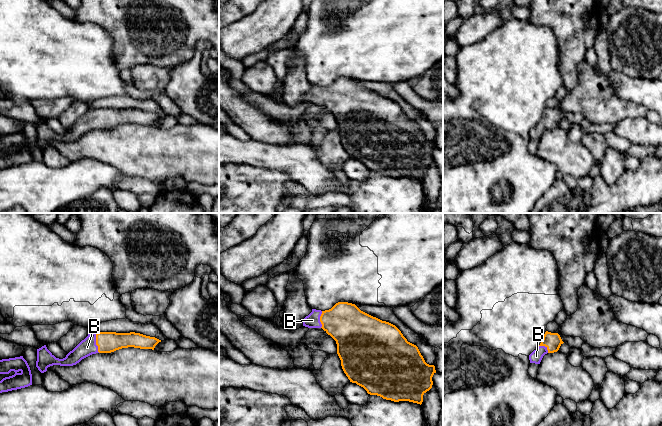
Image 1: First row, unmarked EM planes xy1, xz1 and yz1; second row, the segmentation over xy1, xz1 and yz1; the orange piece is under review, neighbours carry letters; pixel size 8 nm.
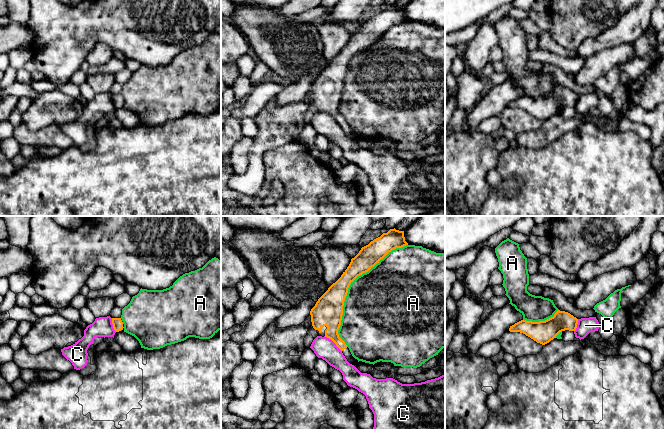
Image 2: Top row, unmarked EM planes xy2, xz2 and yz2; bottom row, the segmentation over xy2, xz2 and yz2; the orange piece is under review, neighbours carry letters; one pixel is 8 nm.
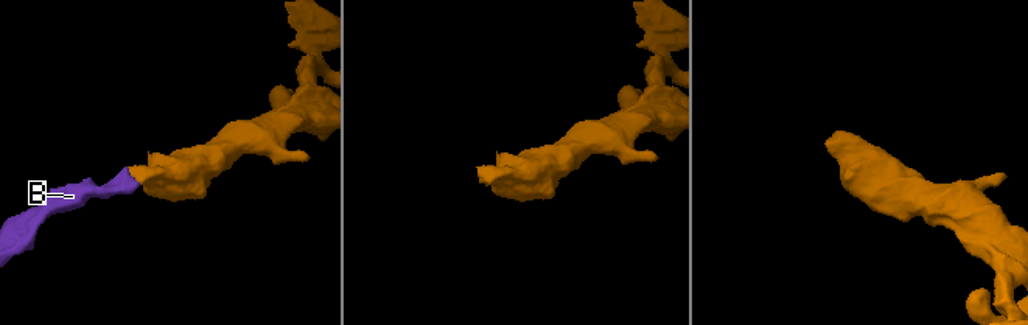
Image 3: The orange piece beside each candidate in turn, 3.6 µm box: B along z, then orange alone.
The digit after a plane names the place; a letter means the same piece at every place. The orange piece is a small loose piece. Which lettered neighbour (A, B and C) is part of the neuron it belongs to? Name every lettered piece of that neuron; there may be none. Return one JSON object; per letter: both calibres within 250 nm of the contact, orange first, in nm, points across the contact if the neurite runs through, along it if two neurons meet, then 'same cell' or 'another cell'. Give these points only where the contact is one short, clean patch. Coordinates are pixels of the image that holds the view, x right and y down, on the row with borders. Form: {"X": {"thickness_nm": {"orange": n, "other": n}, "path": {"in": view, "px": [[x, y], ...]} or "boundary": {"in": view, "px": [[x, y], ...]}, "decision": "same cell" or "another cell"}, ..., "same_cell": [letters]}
{"A": {"thickness_nm": {"orange": 240, "other": 480}, "decision": "another cell"}, "B": {"thickness_nm": {"orange": 170, "other": 140}, "path": {"in": "xy1", "px": [[107, 342], [96, 343], [87, 347]]}, "decision": "same cell"}, "C": {"thickness_nm": {"orange": 240, "other": 170}, "boundary": {"in": "xz2", "px": [[324, 336], [328, 337], [341, 351]]}, "decision": "another cell"}, "same_cell": ["B"]}

